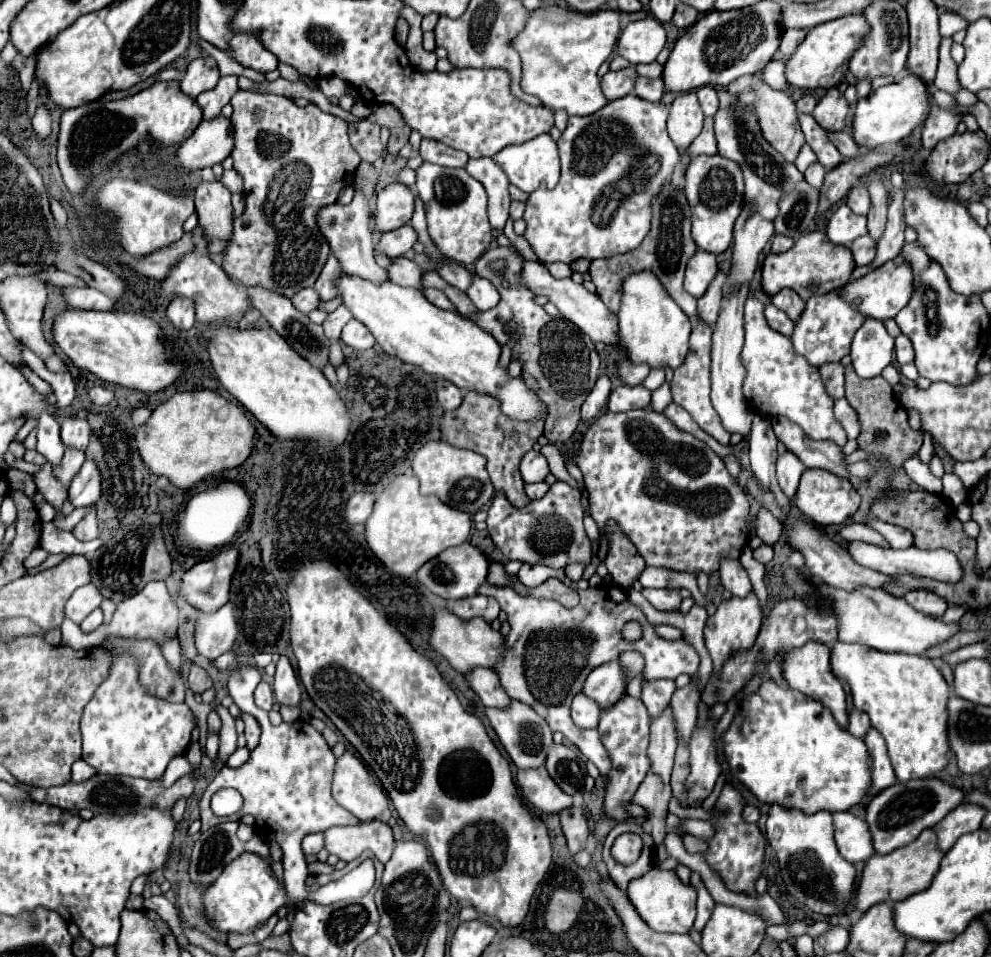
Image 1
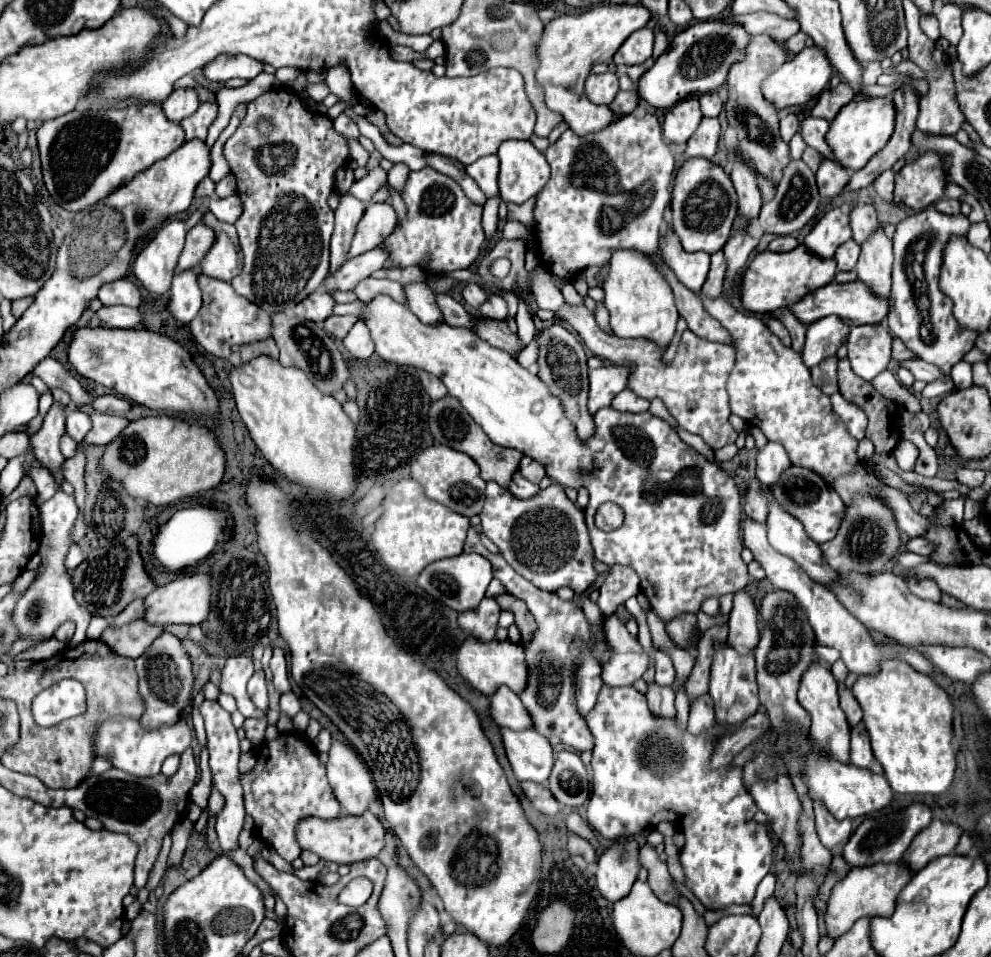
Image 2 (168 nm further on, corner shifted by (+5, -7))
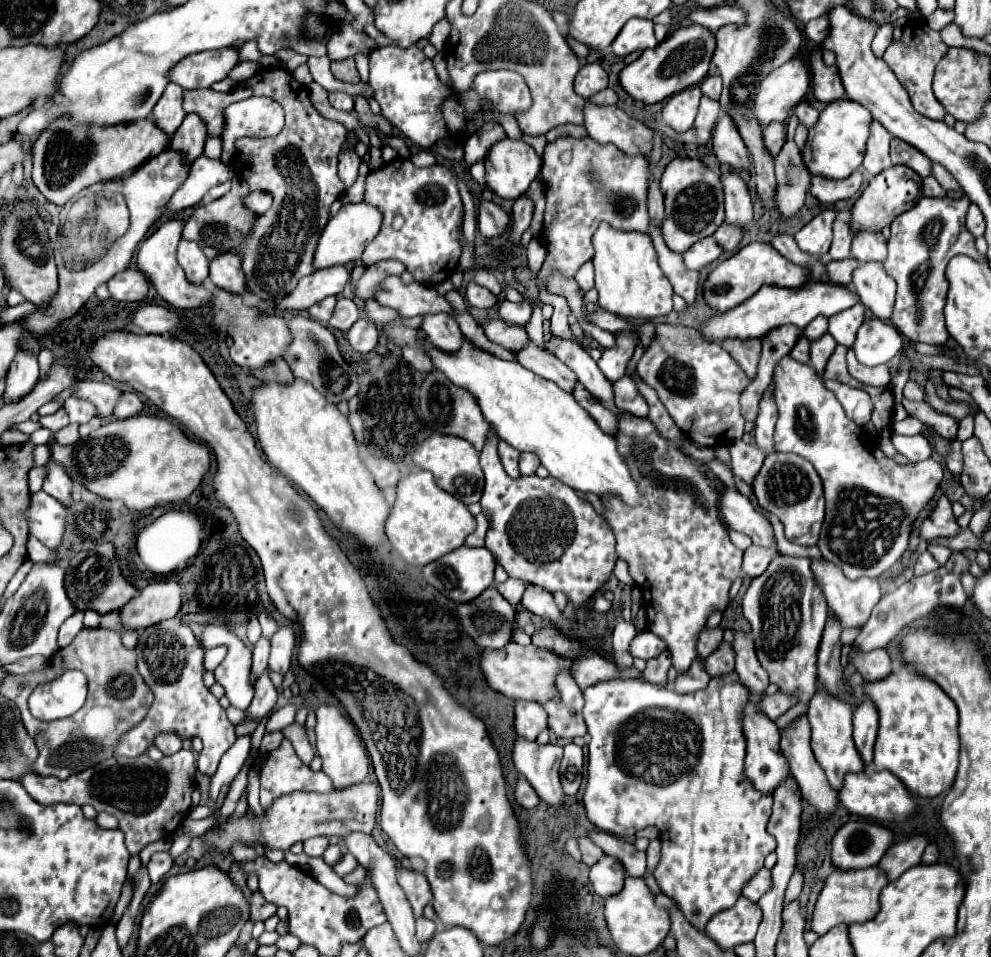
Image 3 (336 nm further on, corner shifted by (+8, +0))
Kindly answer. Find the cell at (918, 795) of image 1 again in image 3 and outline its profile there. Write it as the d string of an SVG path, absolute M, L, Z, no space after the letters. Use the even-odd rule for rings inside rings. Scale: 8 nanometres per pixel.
M849 821L831 841L831 861L835 869L843 871L873 867L891 843L893 835L889 829L871 821Z

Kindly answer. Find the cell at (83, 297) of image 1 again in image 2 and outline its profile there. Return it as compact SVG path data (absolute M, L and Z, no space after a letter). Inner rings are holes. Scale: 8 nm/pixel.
M102 306L98 312L98 318L108 328L134 328L142 326L142 316L136 308L130 306Z

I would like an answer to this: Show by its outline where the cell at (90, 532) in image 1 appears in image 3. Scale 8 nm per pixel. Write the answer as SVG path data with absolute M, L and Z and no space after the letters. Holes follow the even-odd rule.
M69 423L68 426L56 432L54 434L54 438L61 445L73 445L77 439L80 439L77 427L79 427L79 425L75 425L75 423Z

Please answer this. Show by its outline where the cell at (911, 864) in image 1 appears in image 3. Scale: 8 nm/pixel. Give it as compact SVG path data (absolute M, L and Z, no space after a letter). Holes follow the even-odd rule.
M877 867L859 869L859 871L833 871L815 903L813 915L811 915L811 931L817 935L827 933L835 925L851 925L851 923L865 923L873 919L879 911L879 893L883 885L887 885L887 877Z

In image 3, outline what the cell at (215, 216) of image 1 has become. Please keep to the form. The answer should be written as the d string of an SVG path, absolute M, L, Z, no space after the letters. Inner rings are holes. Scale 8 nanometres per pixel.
M225 253L213 259L209 279L215 287L235 293L235 295L243 295L247 291L247 281L241 269L241 261L235 253Z

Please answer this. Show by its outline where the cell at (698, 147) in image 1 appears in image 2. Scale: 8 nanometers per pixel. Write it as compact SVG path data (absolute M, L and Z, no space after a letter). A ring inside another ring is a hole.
M702 118L694 138L686 144L686 156L688 158L712 158L718 148L718 138L720 138L720 122L718 118Z

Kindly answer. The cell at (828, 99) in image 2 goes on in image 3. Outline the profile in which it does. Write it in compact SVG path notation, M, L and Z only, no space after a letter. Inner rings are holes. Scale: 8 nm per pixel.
M821 49L809 51L809 61L807 65L811 67L811 89L817 101L831 103L837 99L845 97L843 83L839 79L839 71L835 65L825 65L821 59Z

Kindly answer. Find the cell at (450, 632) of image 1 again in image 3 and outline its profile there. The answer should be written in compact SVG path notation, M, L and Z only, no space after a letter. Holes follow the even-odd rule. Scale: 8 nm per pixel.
M509 643L503 649L487 649L481 655L481 671L489 683L491 689L503 693L509 699L525 699L535 703L547 703L549 699L555 699L555 677L559 671L571 671L571 659L561 657L557 653L551 653L547 649L539 647L523 647L517 643Z

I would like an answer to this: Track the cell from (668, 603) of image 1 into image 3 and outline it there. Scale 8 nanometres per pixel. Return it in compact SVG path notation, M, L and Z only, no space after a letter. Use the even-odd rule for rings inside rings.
M717 627L717 629L703 629L699 633L699 641L697 641L697 653L699 657L707 657L711 655L711 651L715 651L715 647L723 641L723 629Z

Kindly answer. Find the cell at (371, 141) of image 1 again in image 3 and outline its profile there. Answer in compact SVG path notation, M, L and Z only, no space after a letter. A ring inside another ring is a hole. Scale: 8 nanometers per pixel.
M329 93L329 101L335 109L345 109L345 111L353 109L353 99L347 93Z

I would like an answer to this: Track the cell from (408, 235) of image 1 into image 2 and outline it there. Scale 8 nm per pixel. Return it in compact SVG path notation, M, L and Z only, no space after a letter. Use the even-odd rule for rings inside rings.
M382 246L368 250L362 256L350 258L336 274L332 274L330 278L324 280L324 286L326 286L328 292L352 290L360 280L364 280L366 276L372 276L372 272L384 268L388 258L390 258L390 252Z

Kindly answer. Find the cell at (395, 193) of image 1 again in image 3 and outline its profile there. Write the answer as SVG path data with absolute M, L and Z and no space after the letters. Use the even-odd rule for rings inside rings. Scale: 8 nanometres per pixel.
M365 201L361 203L345 203L329 221L327 227L323 229L317 249L315 249L315 259L313 267L315 269L327 269L333 265L349 265L357 263L365 251L365 247L375 239L375 235L381 229L381 211L377 207L369 207Z

